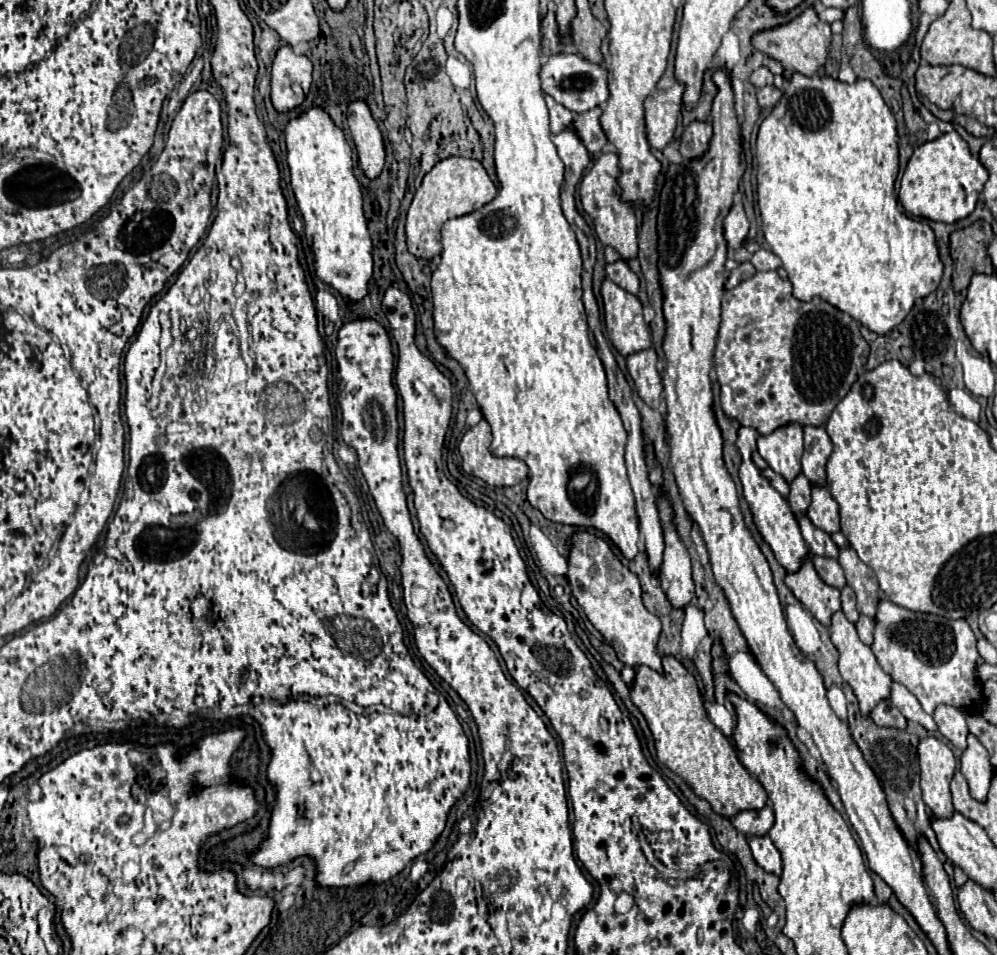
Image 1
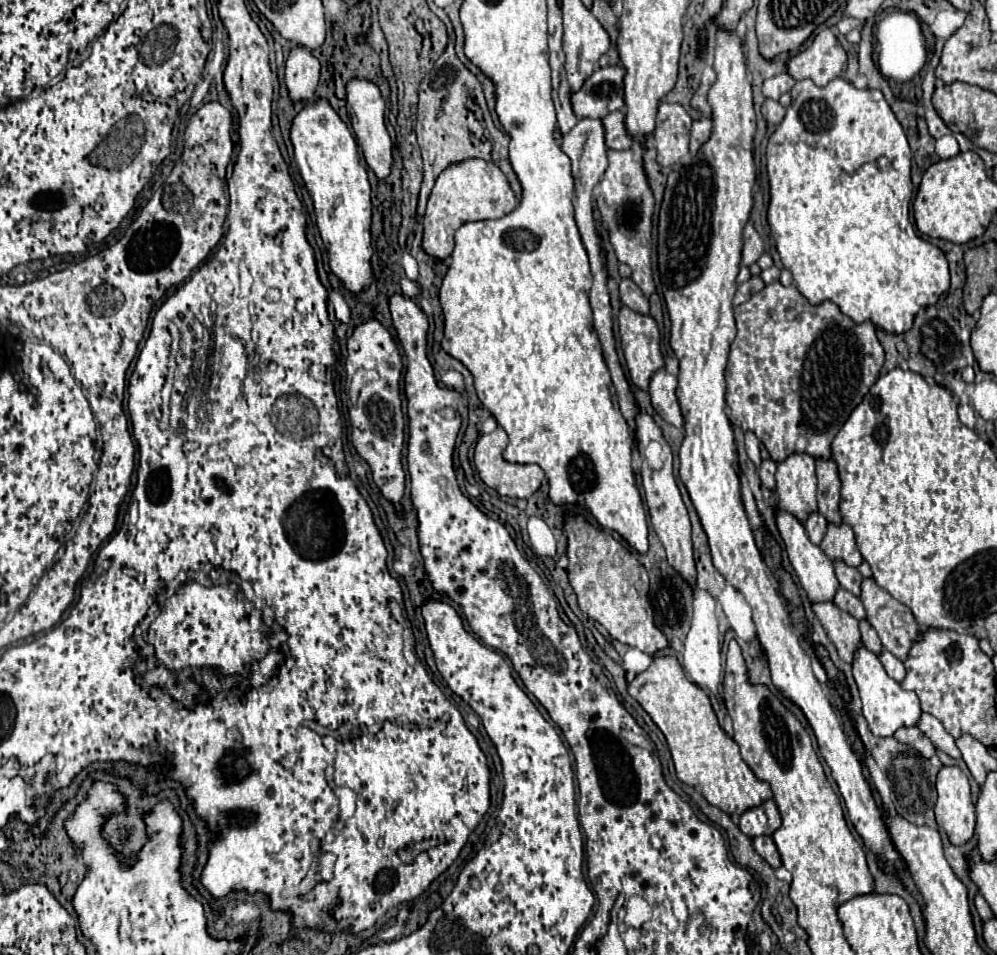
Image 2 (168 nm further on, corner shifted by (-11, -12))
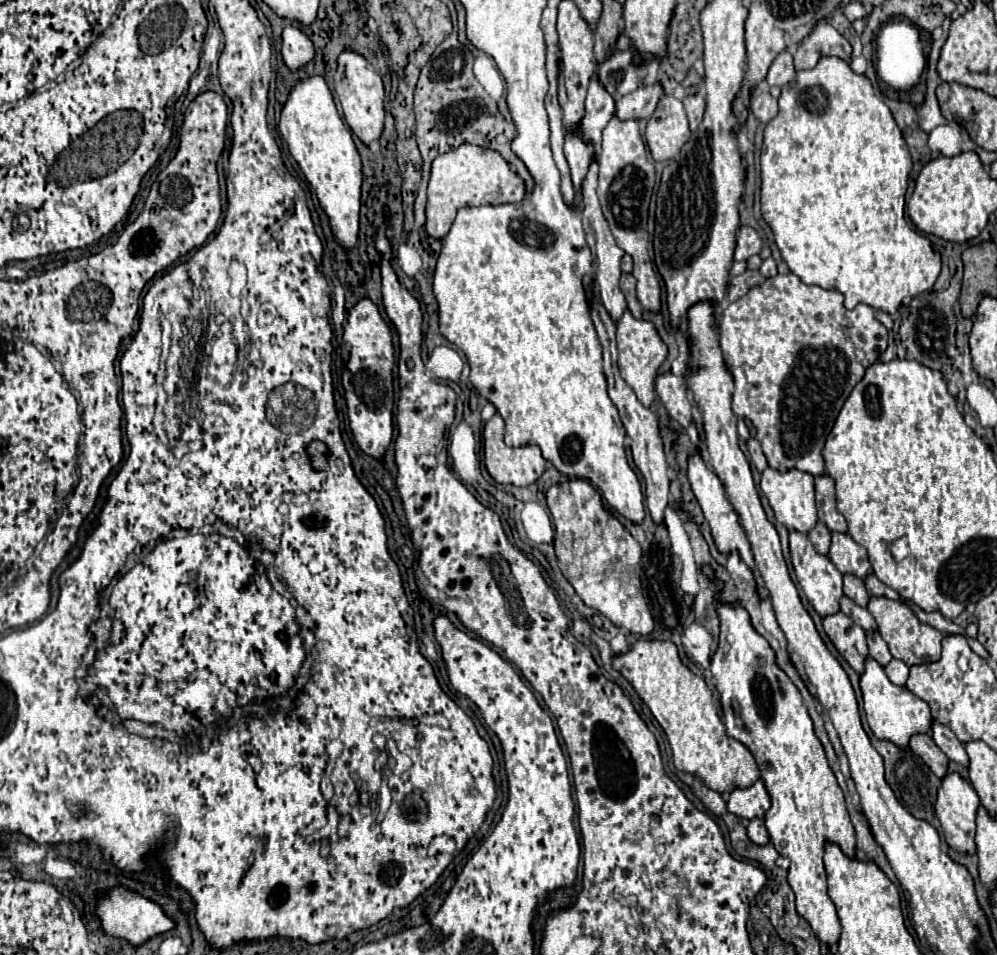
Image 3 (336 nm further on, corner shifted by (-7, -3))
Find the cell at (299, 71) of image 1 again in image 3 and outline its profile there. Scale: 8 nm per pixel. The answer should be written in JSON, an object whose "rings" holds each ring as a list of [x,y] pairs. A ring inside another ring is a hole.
{"rings":[[[287,25],[283,29],[283,49],[281,49],[283,61],[291,71],[299,71],[303,69],[313,57],[315,57],[315,49],[311,39],[297,27]]]}

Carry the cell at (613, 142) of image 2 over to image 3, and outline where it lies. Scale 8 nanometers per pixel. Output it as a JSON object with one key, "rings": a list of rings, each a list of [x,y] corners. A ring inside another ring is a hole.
{"rings":[[[659,83],[647,87],[639,87],[637,91],[621,97],[615,103],[615,117],[621,121],[627,119],[649,119],[657,107],[657,101],[663,97]]]}

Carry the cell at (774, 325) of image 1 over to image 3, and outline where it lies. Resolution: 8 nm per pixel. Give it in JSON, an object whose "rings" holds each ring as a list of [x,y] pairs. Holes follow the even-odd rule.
{"rings":[[[793,273],[787,275],[775,275],[765,279],[763,285],[753,287],[747,295],[743,295],[741,299],[729,303],[721,317],[719,317],[719,343],[721,343],[721,351],[723,351],[723,359],[725,365],[729,369],[729,373],[733,375],[735,381],[735,393],[733,393],[733,413],[739,417],[749,419],[755,429],[757,429],[757,439],[763,447],[763,453],[767,455],[767,461],[771,467],[779,469],[779,471],[787,471],[787,467],[799,467],[801,471],[811,471],[811,475],[823,475],[825,473],[825,461],[823,461],[823,445],[825,439],[829,435],[829,431],[833,429],[833,423],[845,403],[845,399],[849,397],[849,393],[853,391],[853,387],[863,379],[865,371],[879,359],[879,355],[887,349],[887,329],[875,319],[875,309],[871,311],[869,305],[857,305],[853,311],[847,311],[843,307],[843,295],[839,291],[829,291],[829,289],[821,289],[815,285],[805,285],[801,283],[801,279]]]}

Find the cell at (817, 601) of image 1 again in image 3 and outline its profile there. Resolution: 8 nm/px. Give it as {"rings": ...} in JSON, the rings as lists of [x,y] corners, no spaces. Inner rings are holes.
{"rings":[[[841,611],[823,617],[823,629],[831,643],[837,647],[837,651],[845,657],[845,661],[857,673],[863,673],[863,659],[867,657],[865,631]]]}

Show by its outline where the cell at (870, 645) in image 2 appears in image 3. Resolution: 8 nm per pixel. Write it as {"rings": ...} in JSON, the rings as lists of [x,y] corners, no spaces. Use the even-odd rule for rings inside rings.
{"rings":[[[867,631],[867,645],[869,645],[869,655],[879,663],[887,665],[891,661],[891,653],[887,649],[887,643],[881,639],[879,631]]]}

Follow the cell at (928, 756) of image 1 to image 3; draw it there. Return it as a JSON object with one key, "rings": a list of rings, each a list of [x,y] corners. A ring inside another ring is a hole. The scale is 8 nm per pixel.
{"rings":[[[947,773],[937,791],[935,813],[941,821],[945,841],[959,853],[975,853],[975,813],[979,797],[975,789],[959,777],[959,773]]]}

